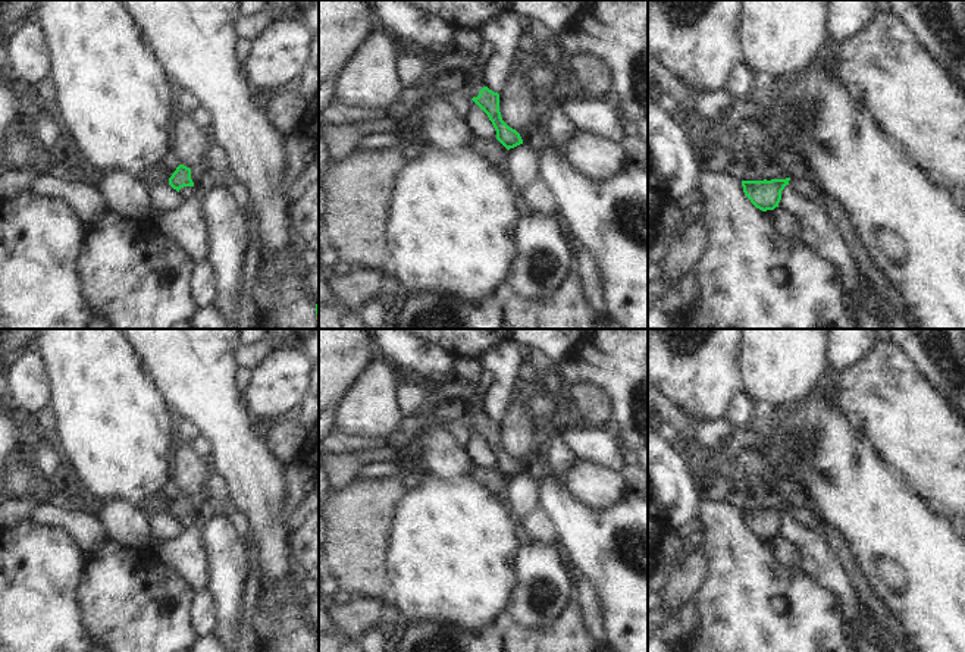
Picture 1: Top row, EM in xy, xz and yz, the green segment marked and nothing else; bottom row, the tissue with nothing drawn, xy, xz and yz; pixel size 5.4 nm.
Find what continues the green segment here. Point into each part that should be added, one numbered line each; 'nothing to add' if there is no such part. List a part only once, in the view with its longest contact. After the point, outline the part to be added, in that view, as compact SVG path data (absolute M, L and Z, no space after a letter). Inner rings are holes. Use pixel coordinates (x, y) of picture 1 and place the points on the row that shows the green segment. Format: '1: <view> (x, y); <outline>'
nothing to add

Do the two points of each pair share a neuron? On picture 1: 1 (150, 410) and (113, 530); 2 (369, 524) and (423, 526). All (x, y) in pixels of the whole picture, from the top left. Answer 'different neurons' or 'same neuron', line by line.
1: different neurons
2: different neurons

